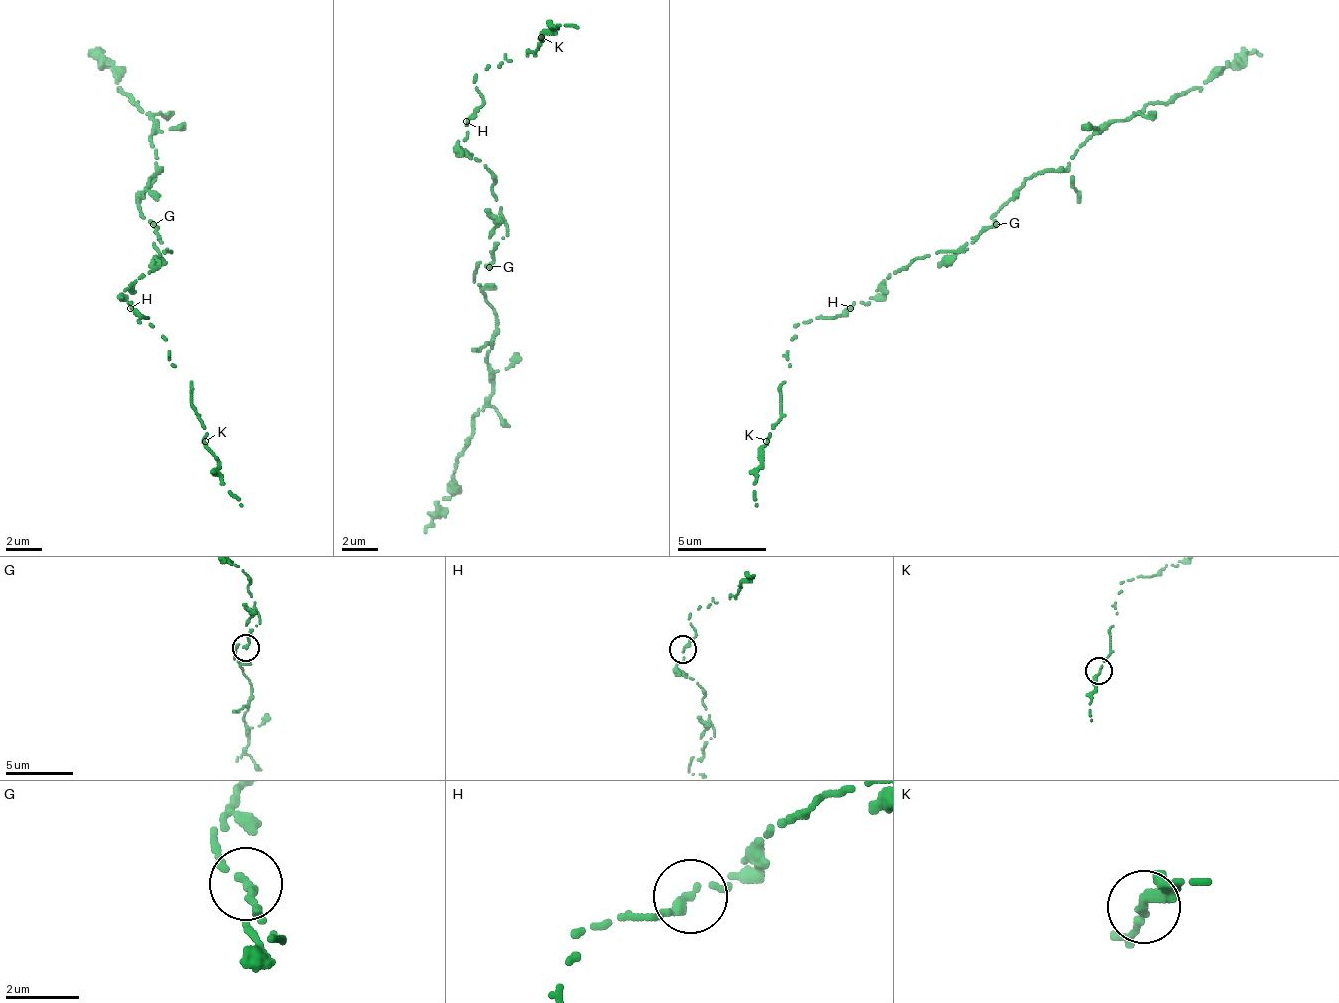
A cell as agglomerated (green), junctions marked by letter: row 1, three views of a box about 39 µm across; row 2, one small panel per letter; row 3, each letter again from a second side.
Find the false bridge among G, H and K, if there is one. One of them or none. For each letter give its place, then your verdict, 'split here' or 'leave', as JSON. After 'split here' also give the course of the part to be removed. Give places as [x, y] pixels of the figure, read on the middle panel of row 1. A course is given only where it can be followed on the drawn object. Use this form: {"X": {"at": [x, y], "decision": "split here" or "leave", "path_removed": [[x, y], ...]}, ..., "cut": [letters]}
{"G": {"at": [489, 267], "decision": "leave"}, "H": {"at": [466, 121], "decision": "leave"}, "K": {"at": [541, 37], "decision": "leave"}, "cut": []}

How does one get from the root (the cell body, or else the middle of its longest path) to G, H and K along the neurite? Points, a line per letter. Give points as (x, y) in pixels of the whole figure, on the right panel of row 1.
G: (943, 250), (957, 254), (997, 223)
H: (943, 250), (912, 259), (895, 272), (868, 303), (855, 303), (850, 308)
K: (943, 250), (899, 268), (868, 303), (793, 325), (779, 387), (779, 418), (766, 441)

